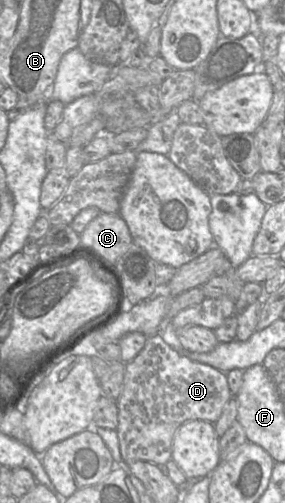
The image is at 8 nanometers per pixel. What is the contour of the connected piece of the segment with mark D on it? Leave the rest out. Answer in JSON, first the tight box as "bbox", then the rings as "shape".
{"bbox":[116,334,233,465],"shape":[[[159,334],[146,337],[143,349],[125,364],[123,388],[116,401],[116,432],[124,463],[146,461],[163,465],[171,459],[173,437],[179,426],[190,420],[214,424],[233,396],[226,373],[181,355]]]}

